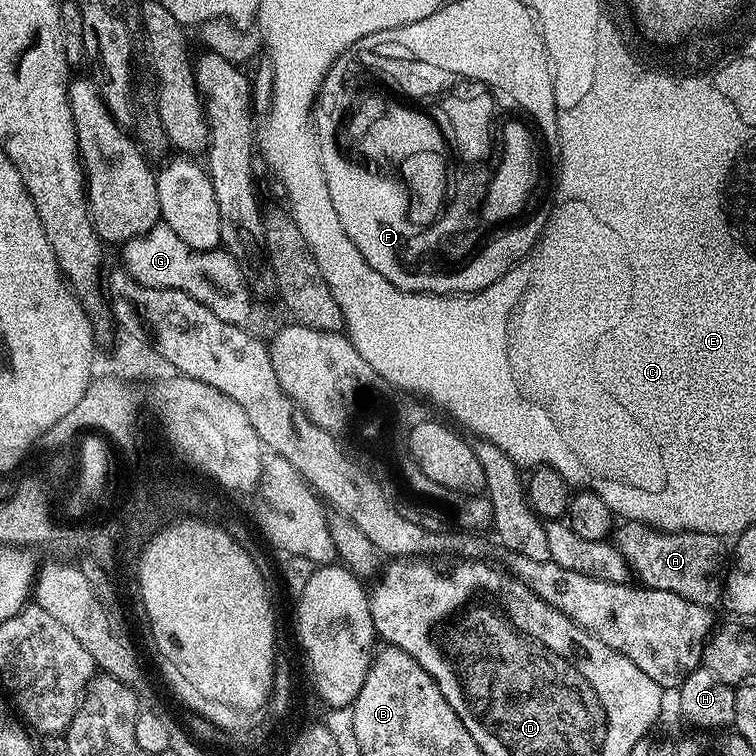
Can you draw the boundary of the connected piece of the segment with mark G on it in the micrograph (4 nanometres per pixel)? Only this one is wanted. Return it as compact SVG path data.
M163 222L155 224L145 236L136 236L122 245L124 261L122 267L135 280L147 288L173 288L185 292L190 298L205 304L218 318L230 322L239 328L251 329L252 324L264 320L264 308L256 304L252 292L248 289L245 269L238 261L223 250L194 250L186 246L174 230Z

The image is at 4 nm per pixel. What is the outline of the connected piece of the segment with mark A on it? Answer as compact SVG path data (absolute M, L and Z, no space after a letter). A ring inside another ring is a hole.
M625 521L617 527L612 540L645 587L668 590L704 607L715 607L721 601L728 564L721 537L705 532L666 532L649 524Z

